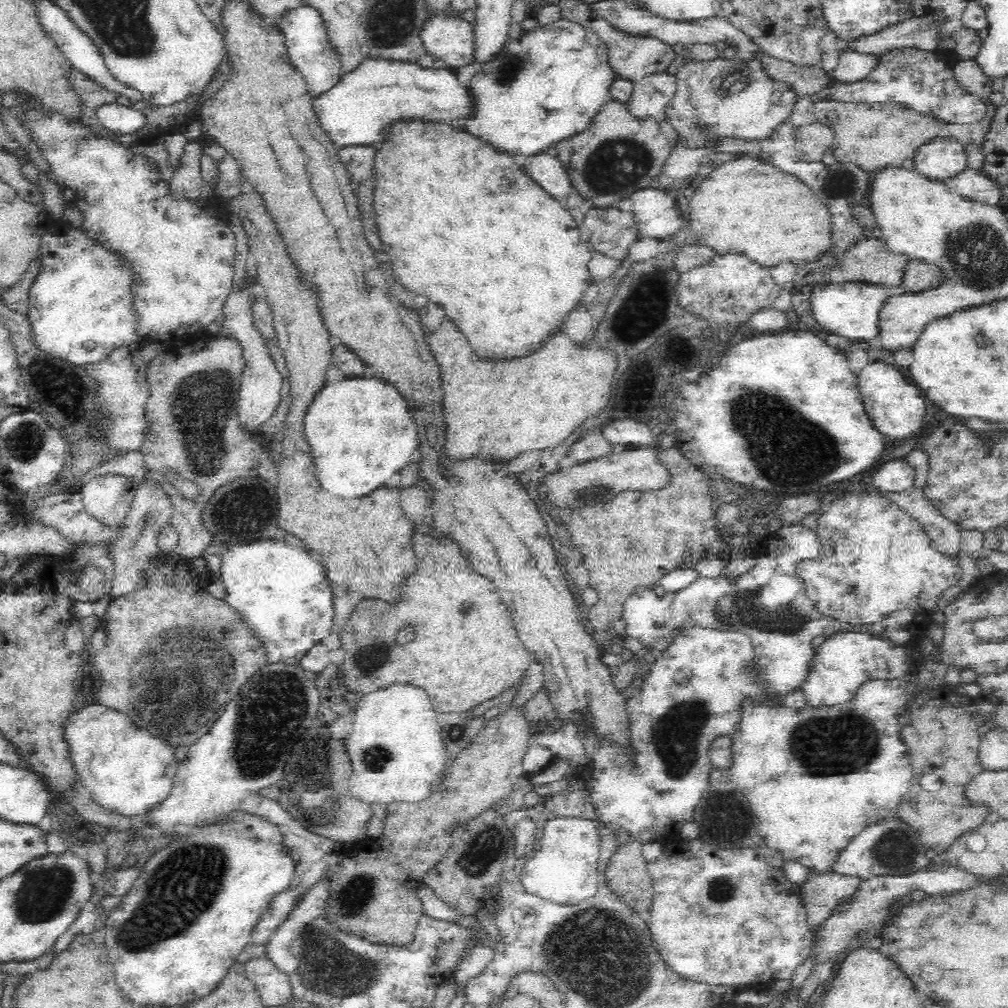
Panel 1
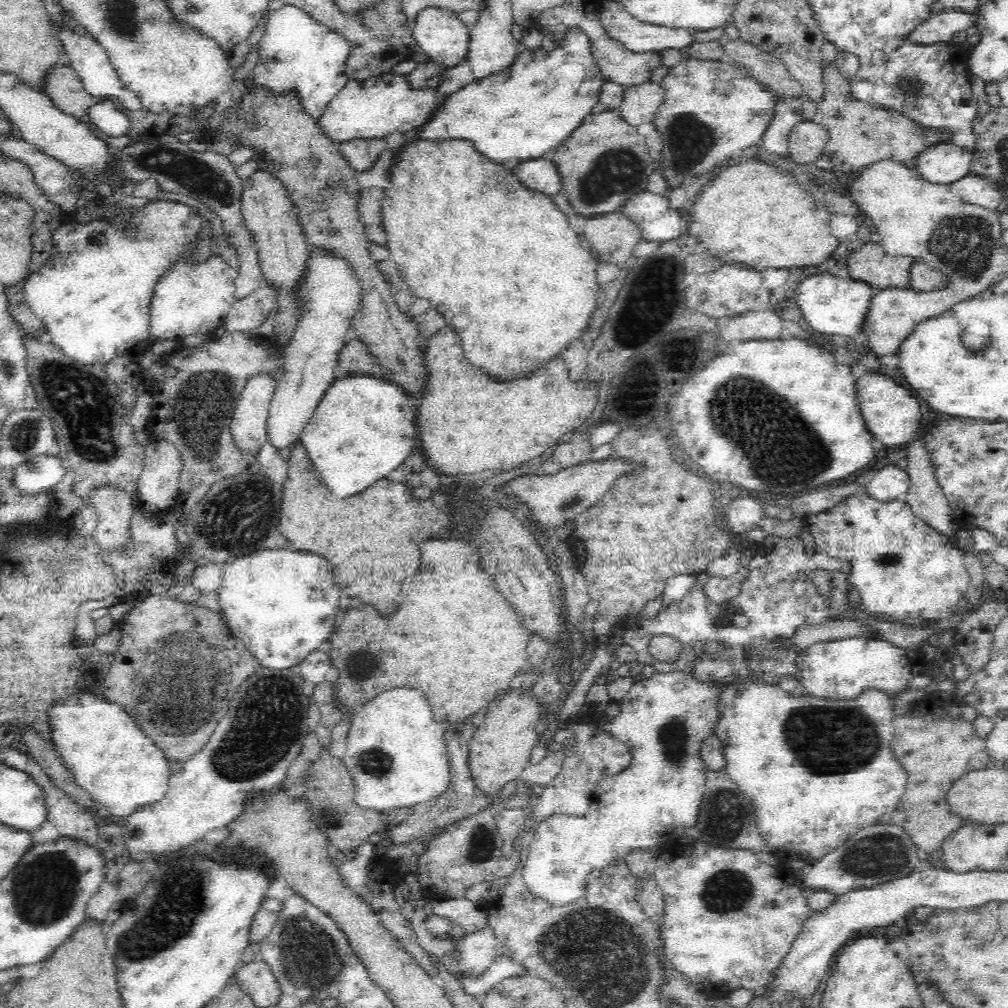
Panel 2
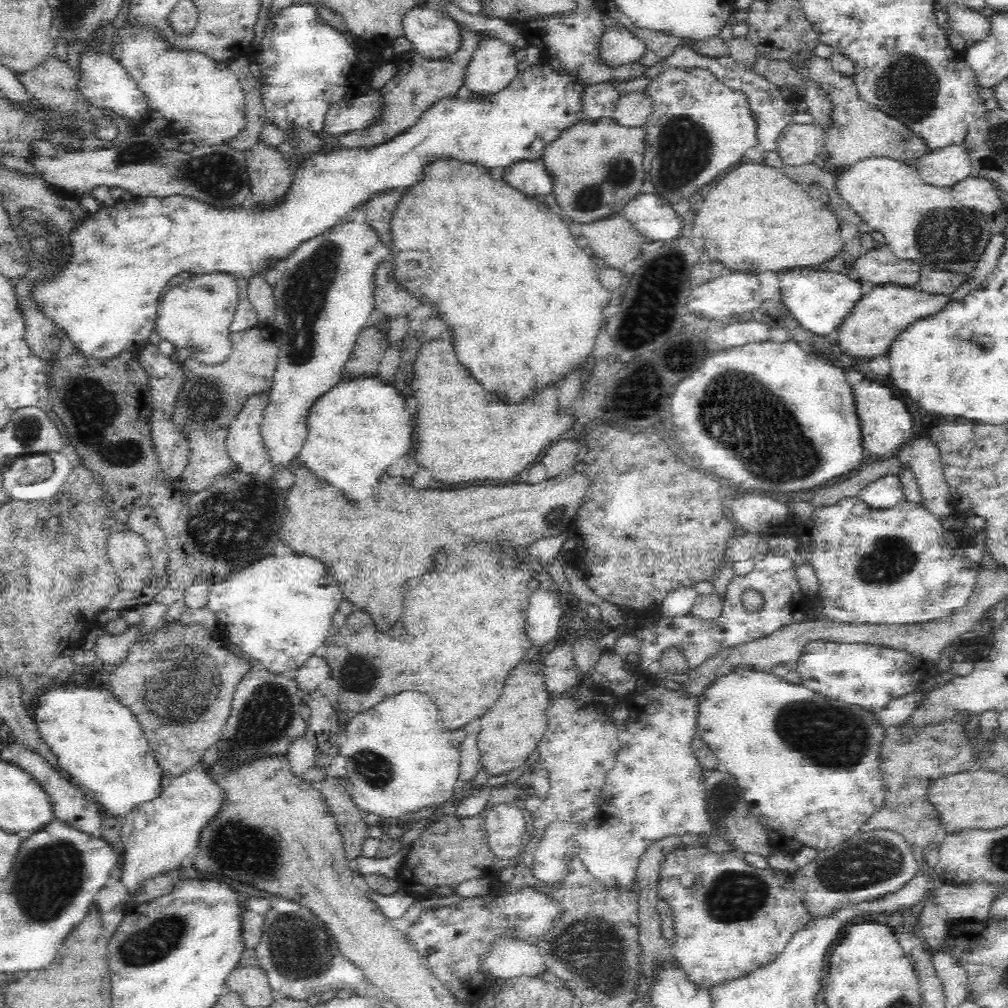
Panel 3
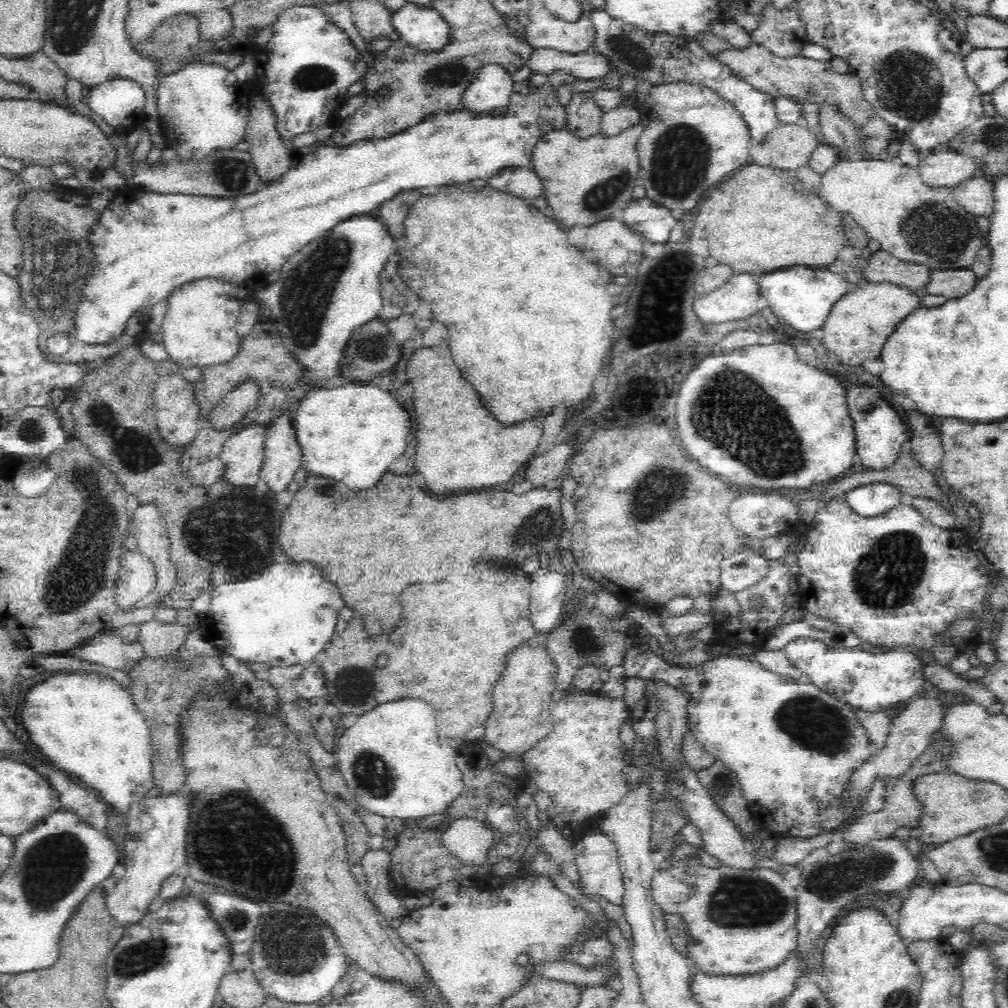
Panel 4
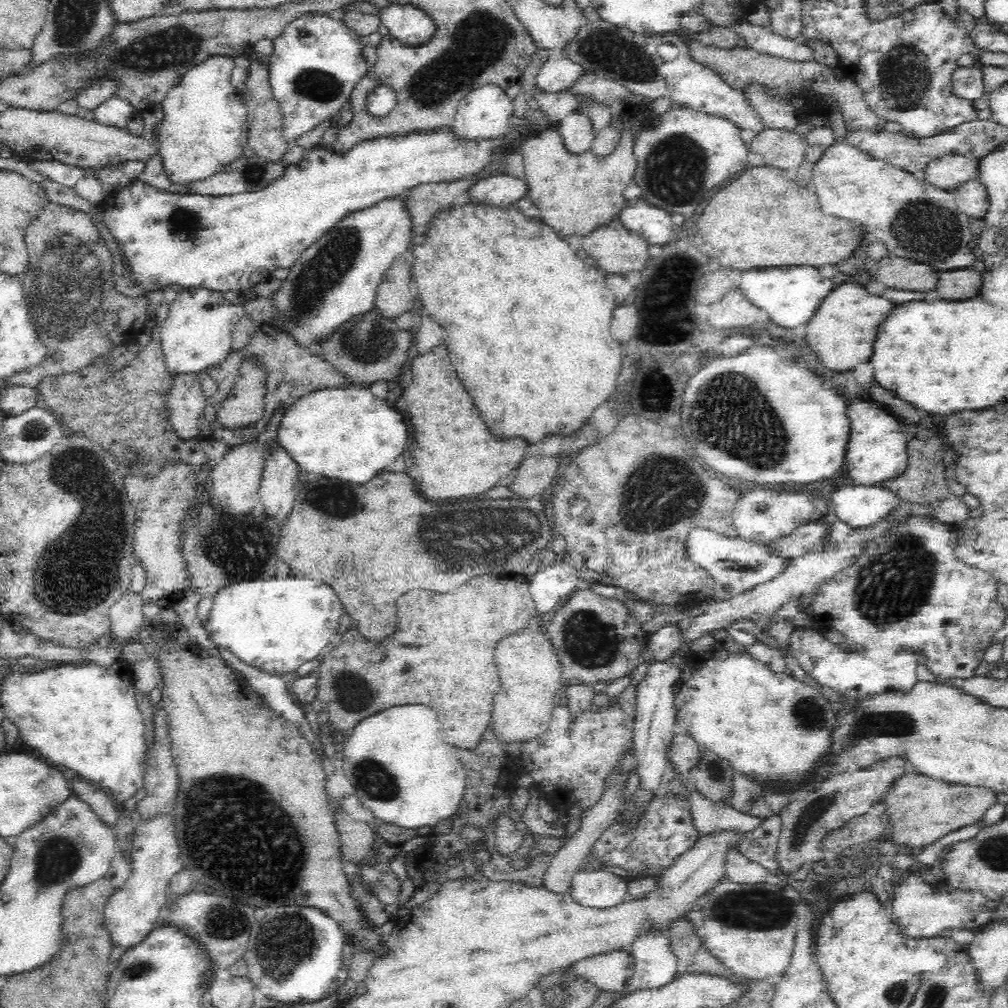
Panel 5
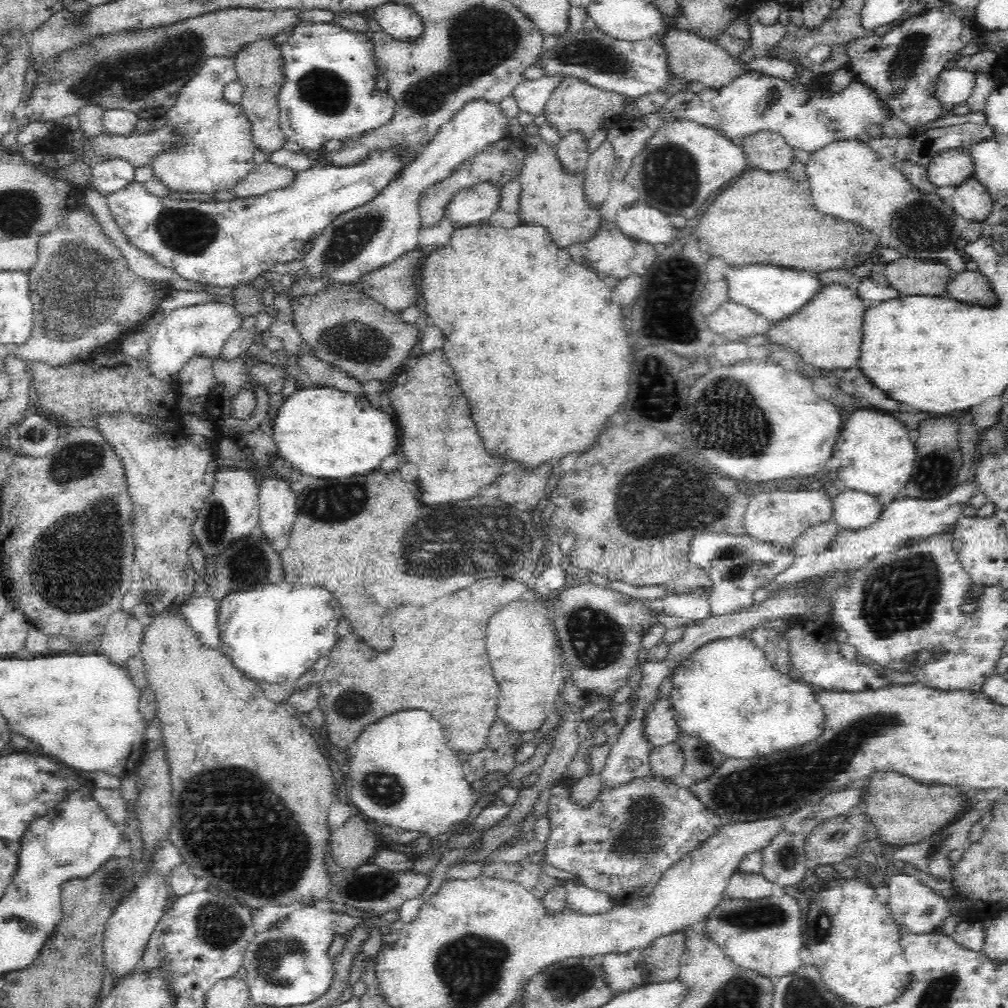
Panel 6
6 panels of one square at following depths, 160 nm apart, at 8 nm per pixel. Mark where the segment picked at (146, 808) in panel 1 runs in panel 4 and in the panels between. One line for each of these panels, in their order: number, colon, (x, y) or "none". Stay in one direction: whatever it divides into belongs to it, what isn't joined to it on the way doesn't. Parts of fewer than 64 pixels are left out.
2: (98, 741)
3: (98, 742)
4: (86, 724)

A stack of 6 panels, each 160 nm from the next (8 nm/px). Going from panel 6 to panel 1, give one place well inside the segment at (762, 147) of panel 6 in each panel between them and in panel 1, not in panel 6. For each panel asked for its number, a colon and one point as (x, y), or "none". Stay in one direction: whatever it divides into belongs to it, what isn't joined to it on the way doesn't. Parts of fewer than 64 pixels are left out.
1: (811, 141)
2: (807, 139)
3: (799, 144)
4: (791, 145)
5: (780, 148)

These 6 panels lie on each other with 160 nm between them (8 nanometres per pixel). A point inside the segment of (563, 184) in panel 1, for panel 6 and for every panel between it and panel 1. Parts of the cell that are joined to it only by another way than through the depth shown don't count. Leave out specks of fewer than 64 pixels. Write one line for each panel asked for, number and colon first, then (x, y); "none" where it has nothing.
2: (541, 175)
3: (532, 178)
4: (524, 182)
5: (502, 190)
6: (476, 203)

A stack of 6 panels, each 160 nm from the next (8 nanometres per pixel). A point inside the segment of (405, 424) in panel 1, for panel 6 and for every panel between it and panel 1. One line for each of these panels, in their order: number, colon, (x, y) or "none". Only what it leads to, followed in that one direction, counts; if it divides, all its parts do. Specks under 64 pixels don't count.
2: (364, 427)
3: (356, 430)
4: (352, 433)
5: (345, 432)
6: (328, 433)

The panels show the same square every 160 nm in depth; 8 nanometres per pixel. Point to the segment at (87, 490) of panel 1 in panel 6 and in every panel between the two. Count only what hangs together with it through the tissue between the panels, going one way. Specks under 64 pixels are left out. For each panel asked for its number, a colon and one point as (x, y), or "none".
2: (114, 508)
3: (127, 551)
4: (137, 578)
5: (126, 617)
6: (123, 637)

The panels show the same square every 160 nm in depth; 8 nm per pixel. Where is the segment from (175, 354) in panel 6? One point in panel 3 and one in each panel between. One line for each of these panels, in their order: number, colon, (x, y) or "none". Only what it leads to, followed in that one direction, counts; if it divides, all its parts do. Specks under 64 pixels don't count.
3: (199, 313)
4: (198, 330)
5: (197, 333)

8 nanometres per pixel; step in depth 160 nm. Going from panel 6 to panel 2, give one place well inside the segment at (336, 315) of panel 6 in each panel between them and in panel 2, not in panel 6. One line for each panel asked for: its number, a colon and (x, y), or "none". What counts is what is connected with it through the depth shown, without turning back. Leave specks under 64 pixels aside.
2: (353, 357)
3: (370, 346)
4: (370, 353)
5: (368, 348)

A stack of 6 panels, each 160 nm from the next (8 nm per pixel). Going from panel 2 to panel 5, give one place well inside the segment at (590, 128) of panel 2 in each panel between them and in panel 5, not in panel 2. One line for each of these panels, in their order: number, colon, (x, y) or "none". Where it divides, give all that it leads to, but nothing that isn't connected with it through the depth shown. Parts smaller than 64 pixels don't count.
3: (597, 167)
4: (586, 180)
5: (576, 193)

